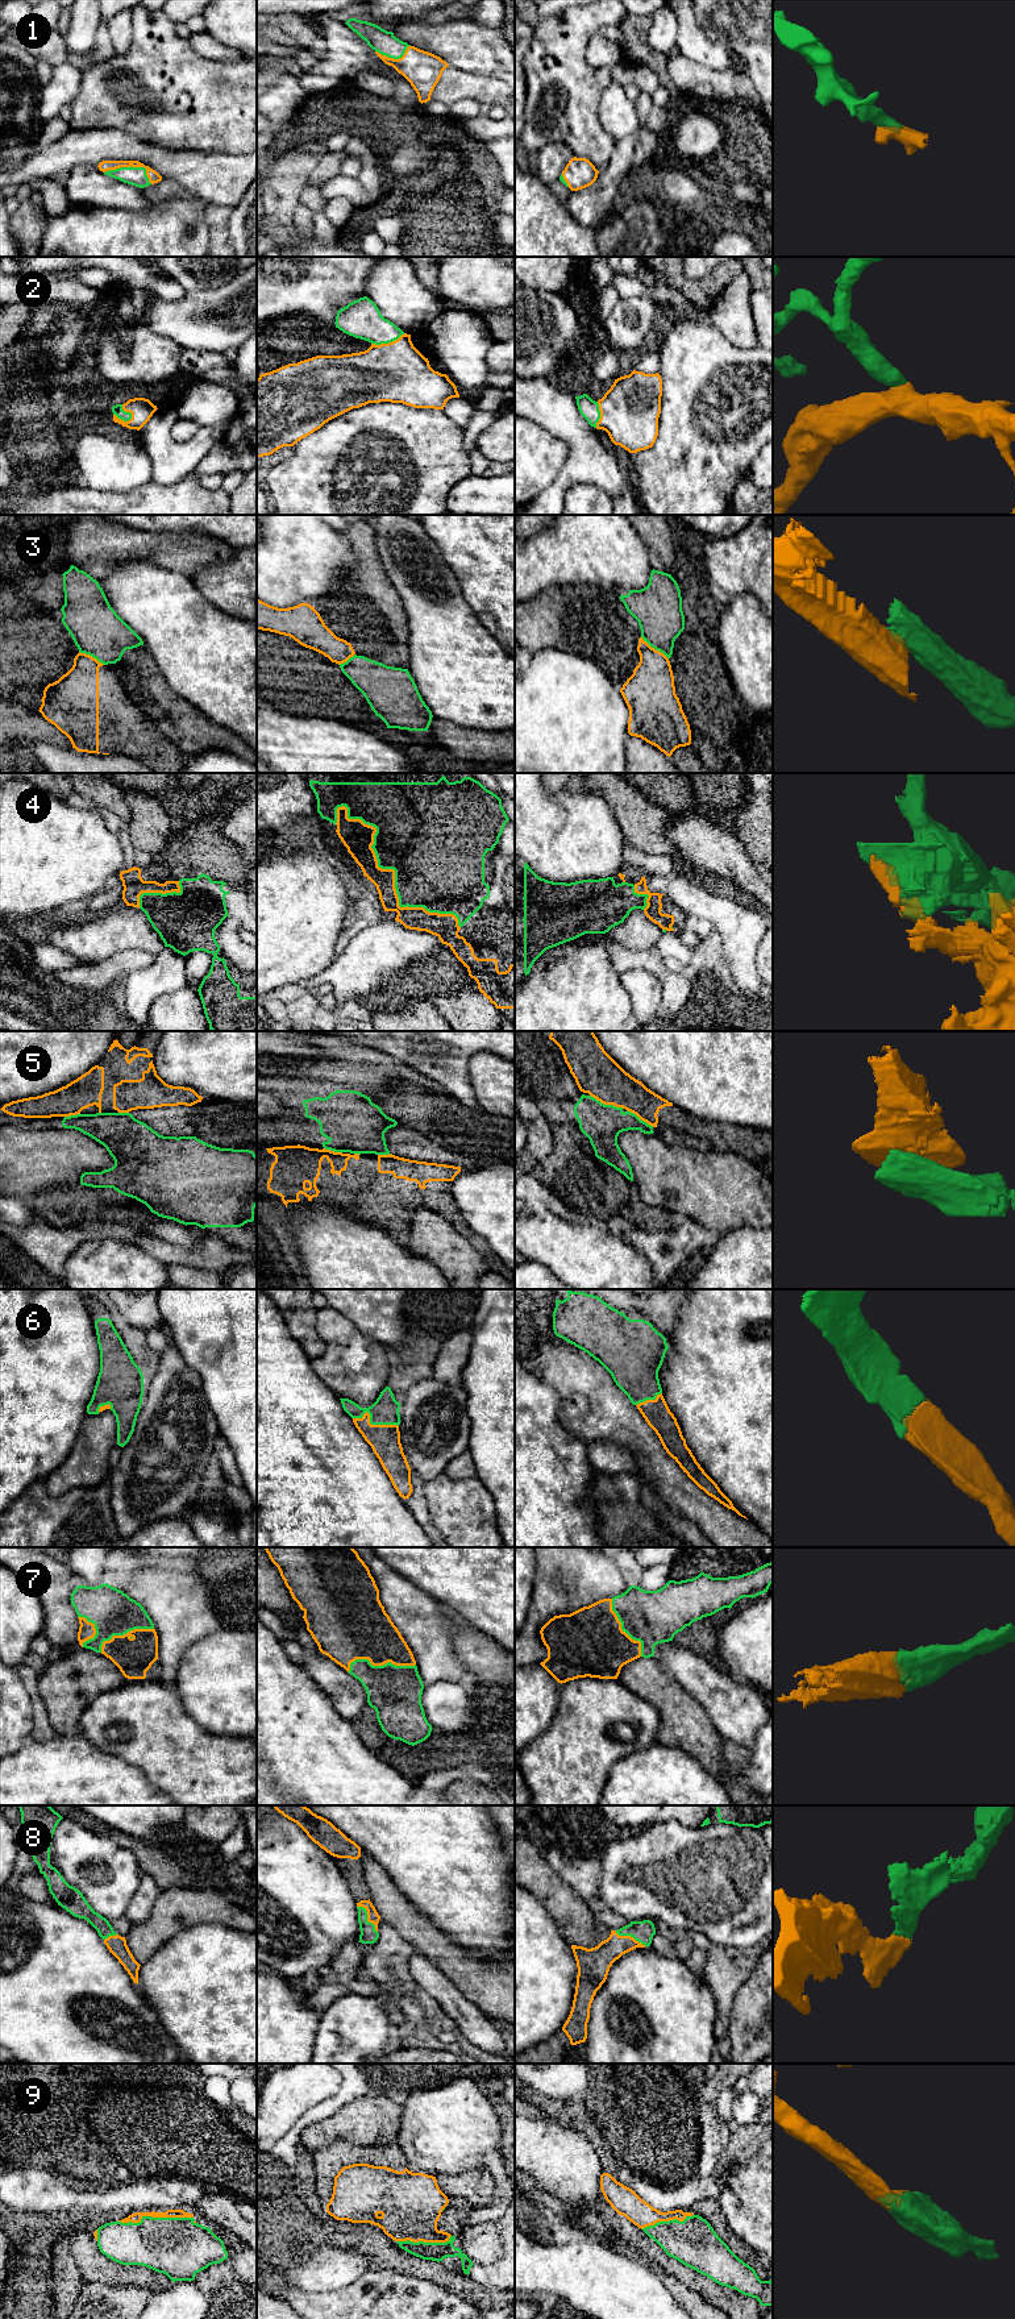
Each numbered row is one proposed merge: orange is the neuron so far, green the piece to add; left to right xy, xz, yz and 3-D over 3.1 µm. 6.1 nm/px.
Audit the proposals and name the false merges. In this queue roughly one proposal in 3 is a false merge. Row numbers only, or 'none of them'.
3, 5

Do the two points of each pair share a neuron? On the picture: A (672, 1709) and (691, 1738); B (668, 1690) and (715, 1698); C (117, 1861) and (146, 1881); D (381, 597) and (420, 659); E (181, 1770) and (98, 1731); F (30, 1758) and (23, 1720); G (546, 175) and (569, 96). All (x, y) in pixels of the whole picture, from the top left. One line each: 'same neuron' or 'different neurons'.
A: same neuron
B: different neurons
C: different neurons
D: different neurons
E: same neuron
F: different neurons
G: different neurons

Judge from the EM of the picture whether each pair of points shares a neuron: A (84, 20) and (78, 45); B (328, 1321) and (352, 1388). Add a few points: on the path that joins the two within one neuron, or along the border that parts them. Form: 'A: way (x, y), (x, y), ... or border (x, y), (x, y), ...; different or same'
A: way (83, 26), (79, 38); same
B: way (331, 1338), (332, 1368), (335, 1371); same

